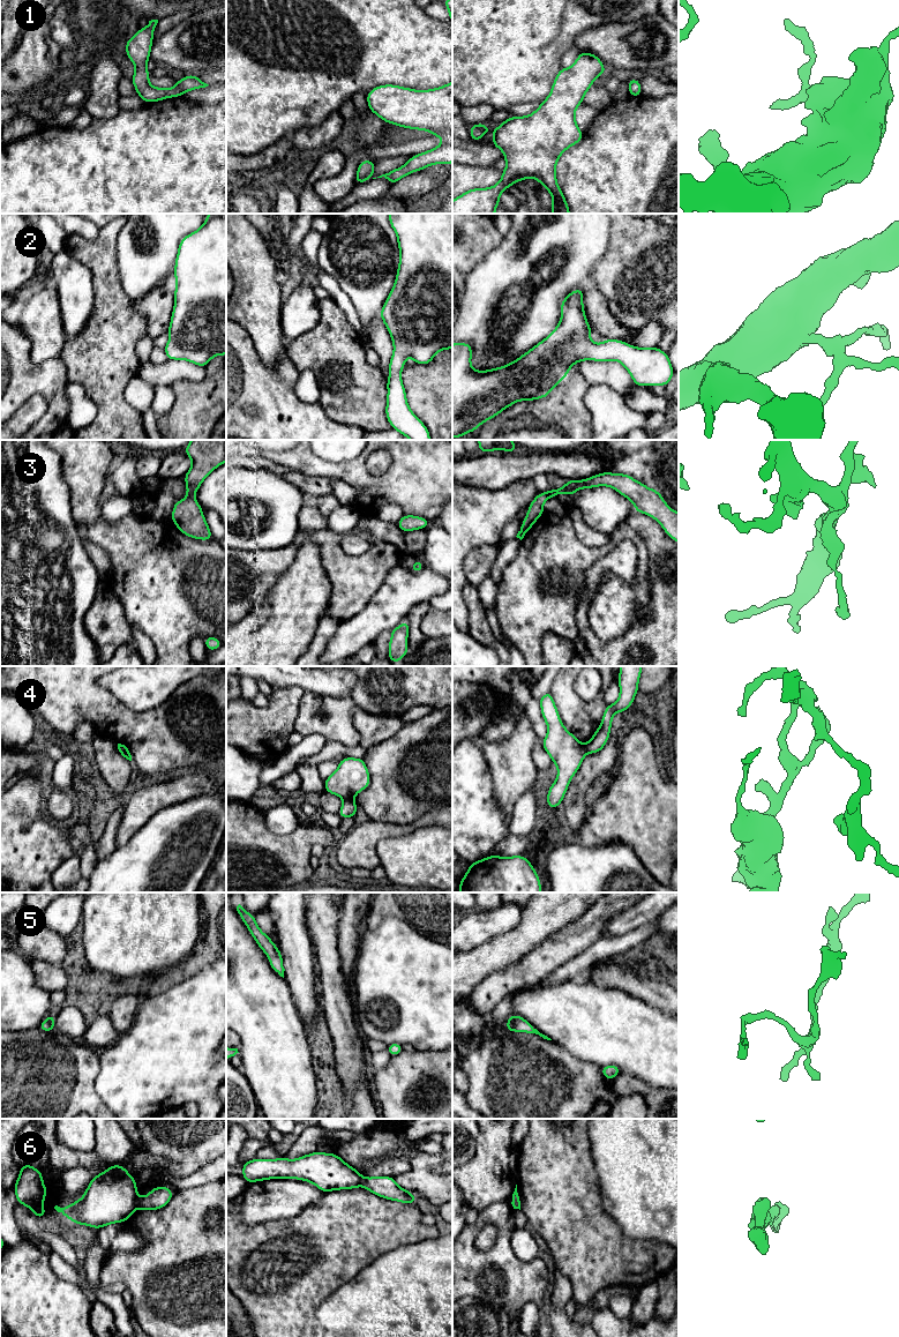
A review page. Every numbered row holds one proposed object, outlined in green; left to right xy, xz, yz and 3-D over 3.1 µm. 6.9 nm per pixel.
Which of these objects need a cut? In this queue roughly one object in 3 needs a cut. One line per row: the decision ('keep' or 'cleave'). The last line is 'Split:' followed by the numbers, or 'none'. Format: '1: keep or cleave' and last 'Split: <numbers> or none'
1: keep
2: keep
3: keep
4: cleave
5: keep
6: cleave
Split: 4, 6

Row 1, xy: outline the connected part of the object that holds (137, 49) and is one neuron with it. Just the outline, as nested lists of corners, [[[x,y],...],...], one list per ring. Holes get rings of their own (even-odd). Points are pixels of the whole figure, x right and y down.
[[[158,20],[149,21],[147,28],[140,28],[126,42],[126,55],[135,65],[135,73],[130,80],[136,89],[136,95],[145,103],[152,103],[171,97],[180,97],[186,91],[208,87],[209,84],[195,75],[186,75],[183,79],[177,80],[177,85],[168,89],[156,88],[149,83],[150,73],[147,69],[147,62],[150,59],[150,50],[153,42],[152,35],[157,23]]]

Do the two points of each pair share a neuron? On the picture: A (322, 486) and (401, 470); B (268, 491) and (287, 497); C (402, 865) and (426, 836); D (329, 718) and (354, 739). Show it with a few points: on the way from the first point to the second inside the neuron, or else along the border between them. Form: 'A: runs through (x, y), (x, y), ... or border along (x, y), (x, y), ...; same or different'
A: border along (304, 472), (311, 476), (331, 478); different
B: runs through (272, 491), (283, 497); same
C: runs through (409, 858), (424, 843); same
D: runs through (335, 723), (349, 736); same

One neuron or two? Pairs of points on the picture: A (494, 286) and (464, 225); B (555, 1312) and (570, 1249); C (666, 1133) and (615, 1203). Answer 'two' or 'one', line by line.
A: two
B: two
C: one

